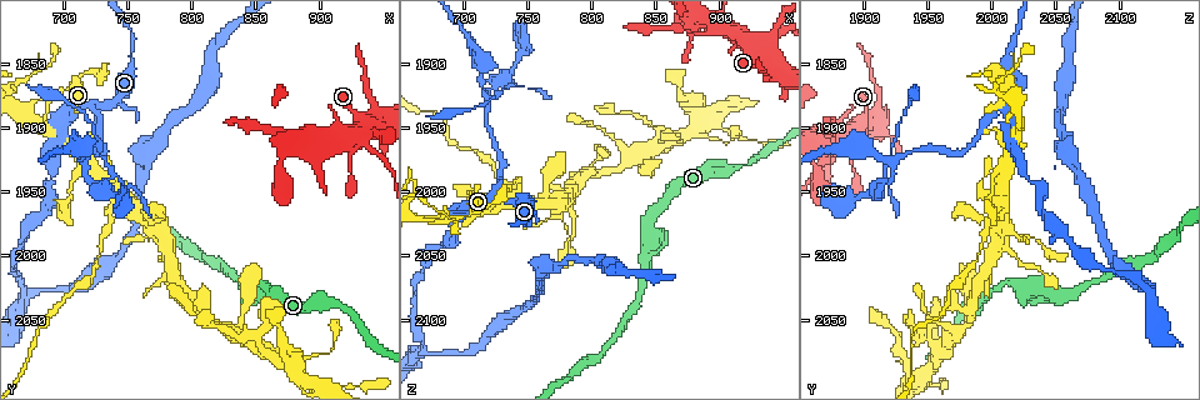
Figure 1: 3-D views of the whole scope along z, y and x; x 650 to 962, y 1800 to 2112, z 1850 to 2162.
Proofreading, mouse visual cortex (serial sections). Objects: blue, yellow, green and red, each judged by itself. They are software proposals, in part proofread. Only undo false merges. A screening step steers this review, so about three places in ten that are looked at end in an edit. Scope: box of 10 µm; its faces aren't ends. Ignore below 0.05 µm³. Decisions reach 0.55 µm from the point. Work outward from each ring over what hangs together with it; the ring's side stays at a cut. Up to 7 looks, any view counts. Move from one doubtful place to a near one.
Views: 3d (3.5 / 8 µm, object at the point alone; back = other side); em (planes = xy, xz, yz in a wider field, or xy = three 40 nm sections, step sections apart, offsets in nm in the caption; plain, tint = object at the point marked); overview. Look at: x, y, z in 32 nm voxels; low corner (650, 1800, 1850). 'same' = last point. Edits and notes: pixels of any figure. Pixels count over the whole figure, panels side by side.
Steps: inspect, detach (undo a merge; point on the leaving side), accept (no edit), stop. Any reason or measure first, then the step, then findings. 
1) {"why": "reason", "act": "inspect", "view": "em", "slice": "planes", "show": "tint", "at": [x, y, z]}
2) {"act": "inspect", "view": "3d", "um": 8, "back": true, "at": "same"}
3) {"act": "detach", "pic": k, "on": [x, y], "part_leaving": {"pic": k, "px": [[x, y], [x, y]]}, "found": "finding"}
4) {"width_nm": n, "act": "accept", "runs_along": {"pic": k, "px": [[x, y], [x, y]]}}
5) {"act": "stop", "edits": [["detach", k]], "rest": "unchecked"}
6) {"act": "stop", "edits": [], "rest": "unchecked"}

{"why": "narrows sharply", "act": "inspect", "view": "3d", "um": 3.5, "at": [676, 1882, 2024]}

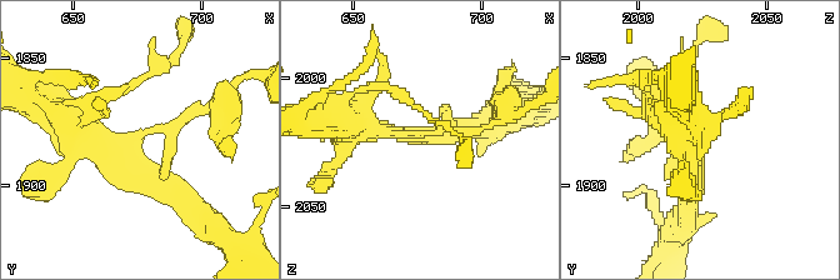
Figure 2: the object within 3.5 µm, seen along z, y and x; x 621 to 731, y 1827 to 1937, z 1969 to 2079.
{"why": "now the EM", "act": "inspect", "view": "em", "slice": "xy", "step": 5, "show": "tint", "at": [676, 1879, 2022]}

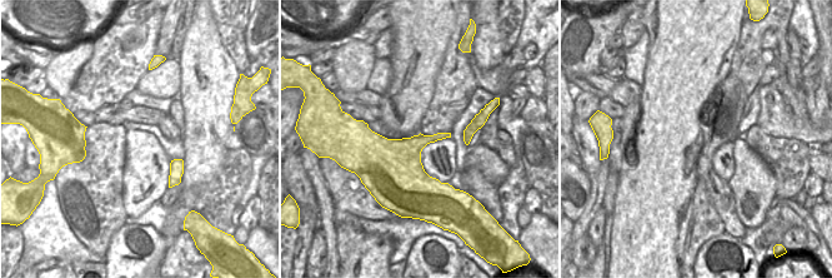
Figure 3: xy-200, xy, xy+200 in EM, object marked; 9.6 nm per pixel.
{"act": "accept", "found": "one cell here"}

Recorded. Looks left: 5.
{"why": "four arms meet", "act": "inspect", "view": "3d", "um": 3.5, "at": [840, 2050, 1980]}

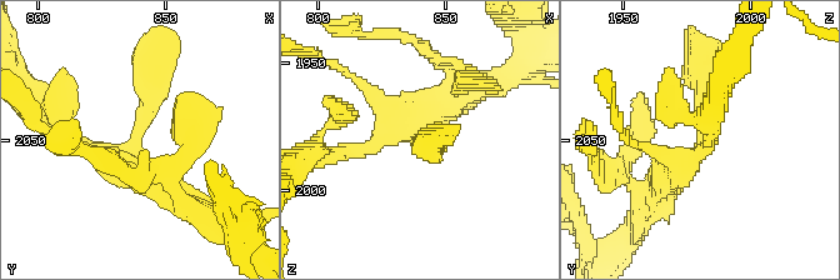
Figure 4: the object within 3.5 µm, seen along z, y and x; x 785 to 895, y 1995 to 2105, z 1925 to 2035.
{"arms": 4, "arm_widths_nm": [200, 200, 300, 350], "why": "need the tissue", "act": "inspect", "view": "em", "slice": "xy", "step": 5, "show": "tint", "at": [839, 2051, 1982]}

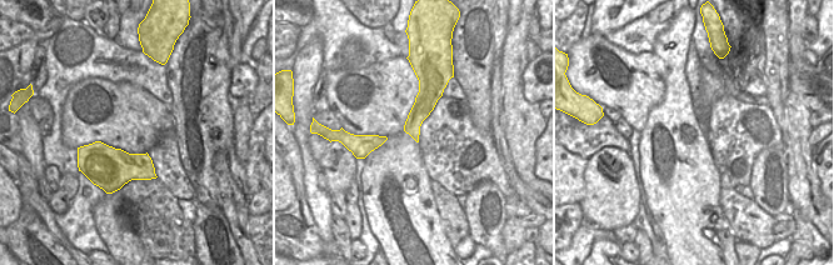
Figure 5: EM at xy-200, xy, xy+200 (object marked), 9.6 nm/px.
{"act": "accept", "runs_along": {"pic": 4, "px": [[96, 150], [139, 158], [154, 58]]}, "found": "all the same cell"}

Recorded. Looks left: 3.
{"why": "looks like a crossing", "act": "inspect", "view": "em", "slice": "xy", "step": 2, "show": "tint", "at": [938, 1906, 1882]}

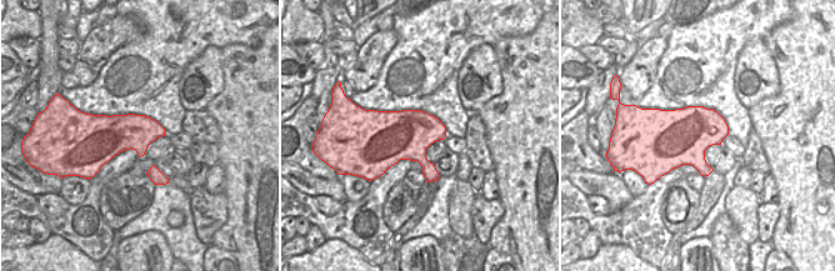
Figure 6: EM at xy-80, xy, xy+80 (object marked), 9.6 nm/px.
{"act": "inspect", "view": "3d", "um": 3.5, "at": "same"}

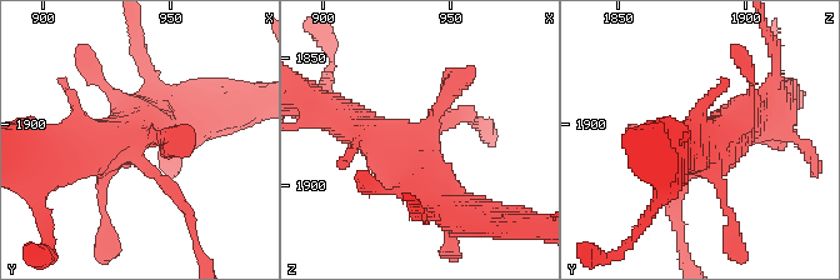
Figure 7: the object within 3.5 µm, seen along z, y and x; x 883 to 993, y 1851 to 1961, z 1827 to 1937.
{"act": "accept", "runs_along": {"pic": 7, "px": [[399, 190], [406, 161], [314, 104]]}, "found": "one cell here"}

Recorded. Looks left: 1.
{"act": "stop", "edits": [], "rest": "unchecked"}

